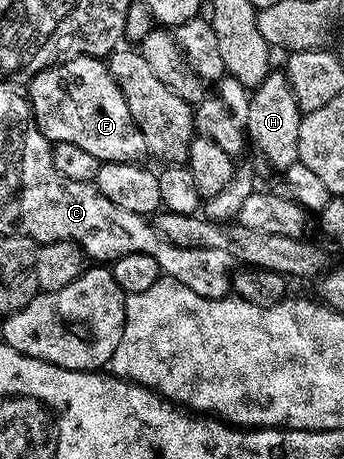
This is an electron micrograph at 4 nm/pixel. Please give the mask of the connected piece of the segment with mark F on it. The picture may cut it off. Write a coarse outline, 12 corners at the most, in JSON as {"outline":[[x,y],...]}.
{"outline":[[100,58],[28,80],[37,127],[101,163],[149,146]]}

